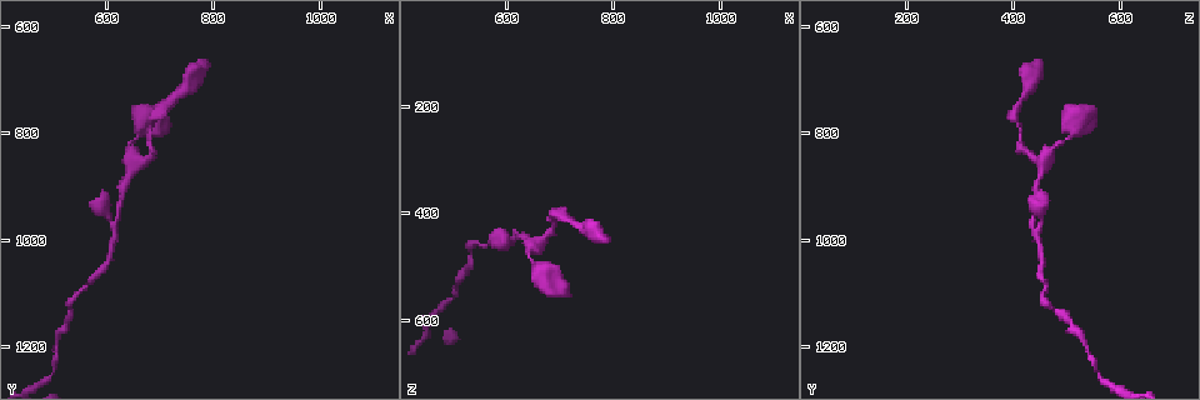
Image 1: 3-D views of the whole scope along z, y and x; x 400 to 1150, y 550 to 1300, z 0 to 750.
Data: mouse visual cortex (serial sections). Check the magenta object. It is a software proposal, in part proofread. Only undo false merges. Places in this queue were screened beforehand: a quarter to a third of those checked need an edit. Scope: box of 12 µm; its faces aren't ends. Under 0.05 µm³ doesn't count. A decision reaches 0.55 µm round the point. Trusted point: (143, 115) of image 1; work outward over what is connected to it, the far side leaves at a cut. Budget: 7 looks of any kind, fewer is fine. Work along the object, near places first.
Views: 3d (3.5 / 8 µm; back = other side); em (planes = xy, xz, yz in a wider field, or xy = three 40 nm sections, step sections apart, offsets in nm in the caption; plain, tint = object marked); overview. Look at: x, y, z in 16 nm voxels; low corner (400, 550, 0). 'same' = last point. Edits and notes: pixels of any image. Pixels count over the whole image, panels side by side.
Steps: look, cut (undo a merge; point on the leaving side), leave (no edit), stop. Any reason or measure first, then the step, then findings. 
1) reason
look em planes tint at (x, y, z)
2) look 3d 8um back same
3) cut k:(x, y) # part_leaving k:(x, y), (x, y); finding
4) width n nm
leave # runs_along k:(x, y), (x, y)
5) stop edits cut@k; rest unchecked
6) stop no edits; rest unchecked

three-way junction
look 3d 3.5um at (650, 855, 460)

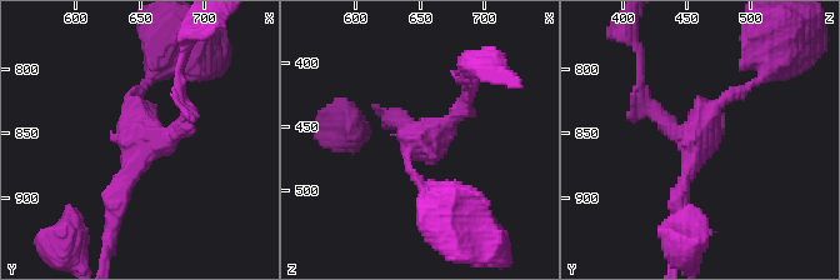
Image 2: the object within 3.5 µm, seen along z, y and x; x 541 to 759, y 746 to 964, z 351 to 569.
arms 3; arm_widths 150, 200, 250 nm
look em planes tint at (652, 854, 460)

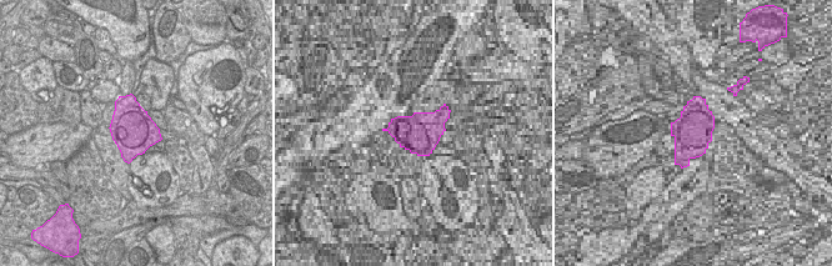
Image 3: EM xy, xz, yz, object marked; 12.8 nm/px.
leave # runs_along 2:(749, 85), (701, 128), (679, 211); all the same cell

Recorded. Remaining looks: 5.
abrupt turn
look 3d 3.5um at (615, 985, 445)

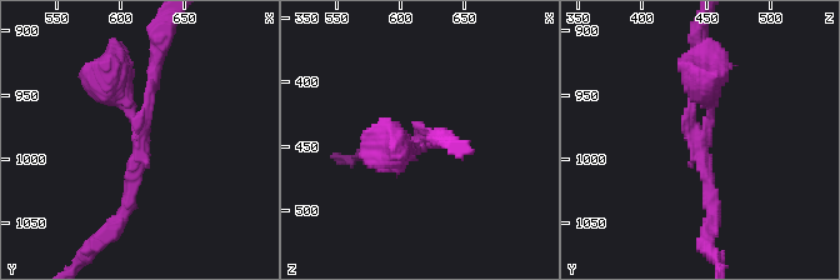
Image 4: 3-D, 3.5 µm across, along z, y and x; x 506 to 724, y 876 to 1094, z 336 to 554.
arms 3; arm_widths 200, 200, 400 nm; need the tissue
look em xy step 1 tint at (616, 978, 444)

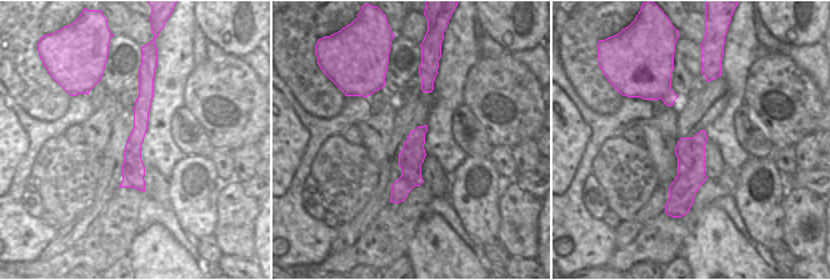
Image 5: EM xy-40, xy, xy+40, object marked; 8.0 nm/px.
cut 4:(128, 84) # part_leaving 4:(704, 130), (710, 123), (710, 38); two cells meet here

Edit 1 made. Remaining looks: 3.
narrows sharply
look 3d 8um at (550, 1095, 460)

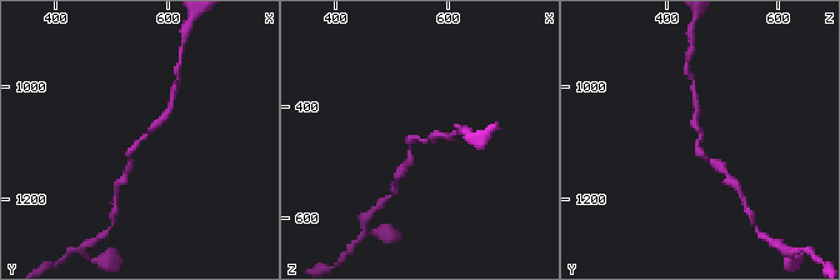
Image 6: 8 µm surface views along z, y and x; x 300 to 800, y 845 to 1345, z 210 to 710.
closer look
look 3d 3.5um back at (550, 1095, 460)

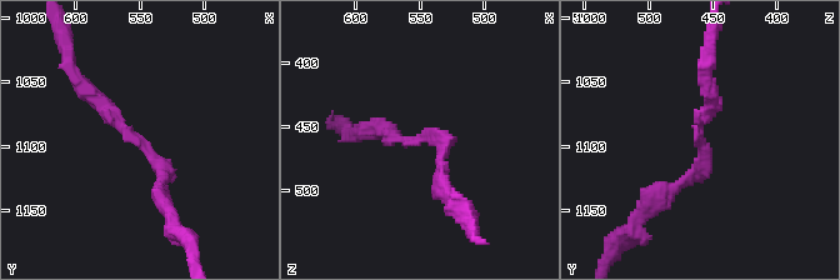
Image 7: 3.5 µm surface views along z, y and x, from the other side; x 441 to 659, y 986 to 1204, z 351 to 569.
arm_widths 150, 250 nm
look em planes tint at (550, 1094, 462)

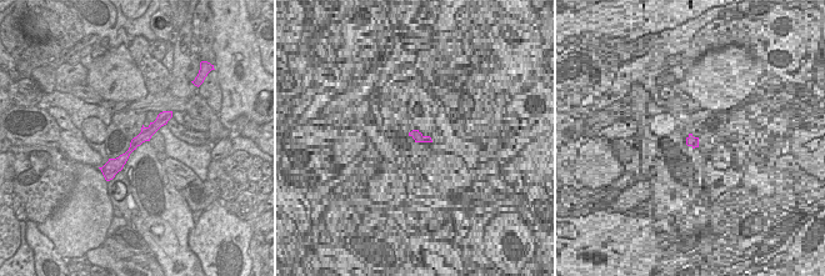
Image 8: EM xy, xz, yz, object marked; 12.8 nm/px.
leave # all the same cell

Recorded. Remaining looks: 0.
stop edits cut@4; rest unchecked

